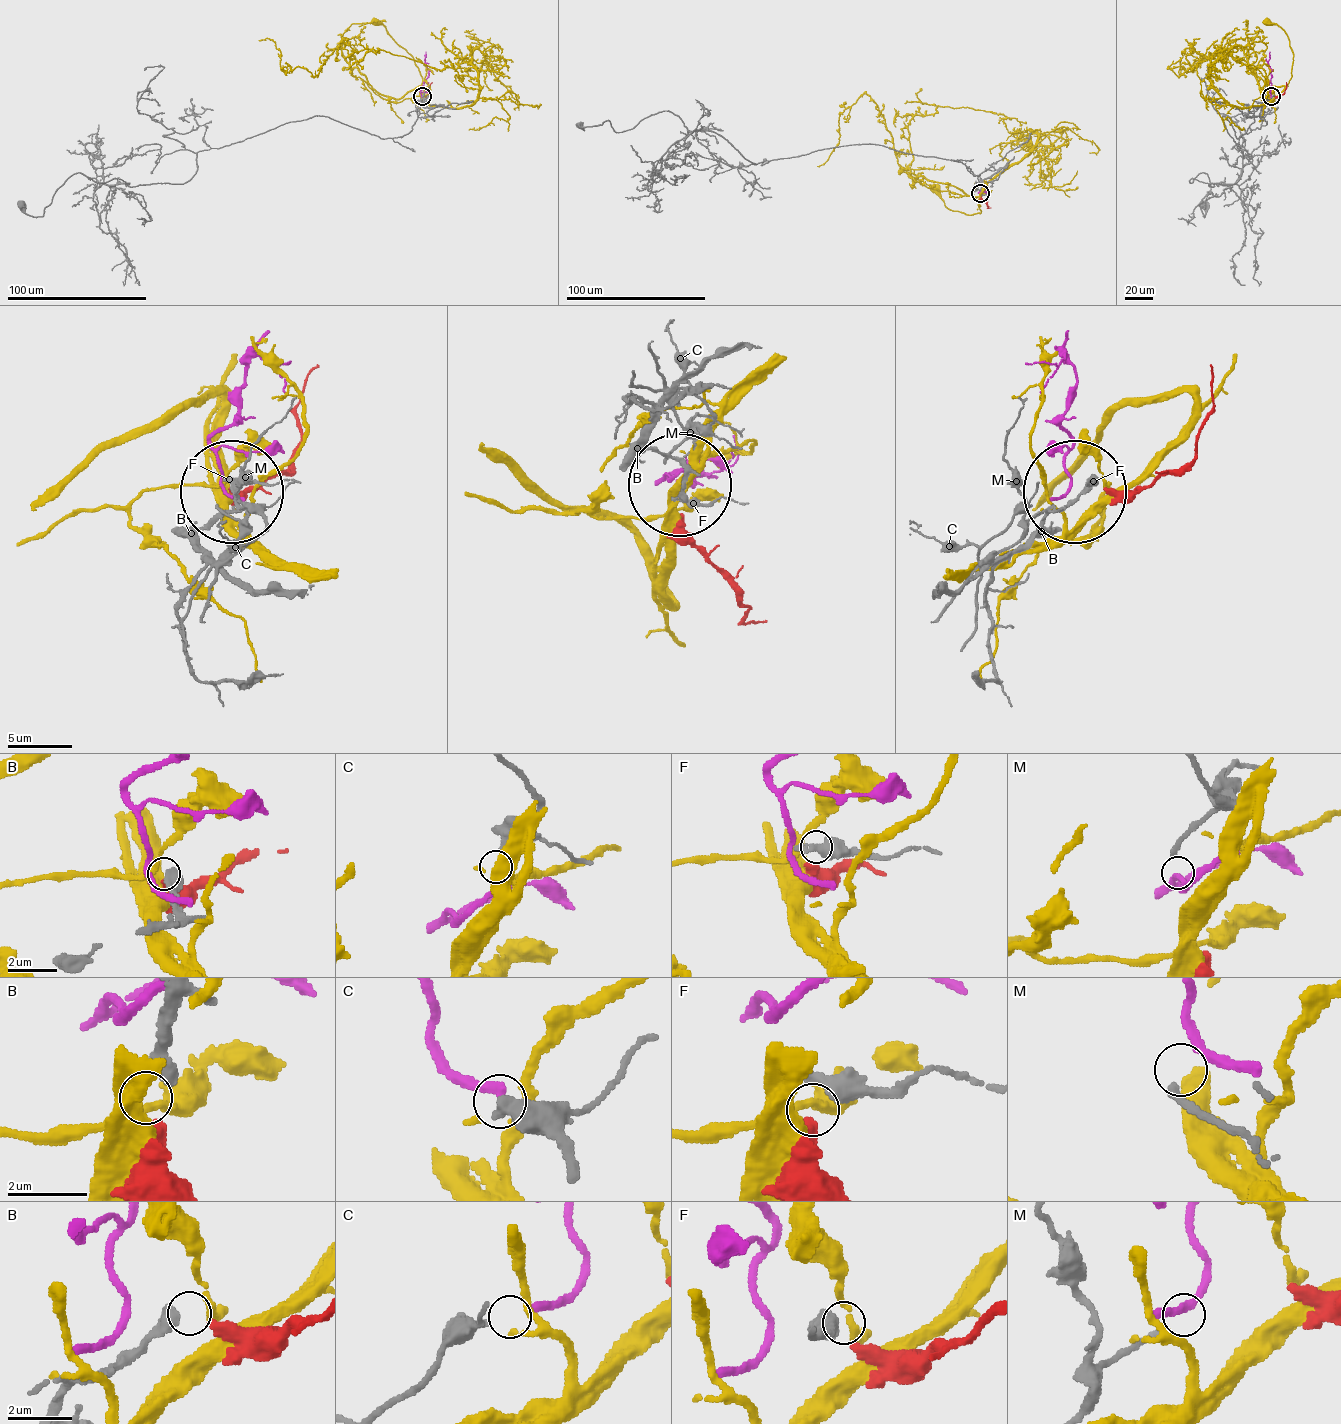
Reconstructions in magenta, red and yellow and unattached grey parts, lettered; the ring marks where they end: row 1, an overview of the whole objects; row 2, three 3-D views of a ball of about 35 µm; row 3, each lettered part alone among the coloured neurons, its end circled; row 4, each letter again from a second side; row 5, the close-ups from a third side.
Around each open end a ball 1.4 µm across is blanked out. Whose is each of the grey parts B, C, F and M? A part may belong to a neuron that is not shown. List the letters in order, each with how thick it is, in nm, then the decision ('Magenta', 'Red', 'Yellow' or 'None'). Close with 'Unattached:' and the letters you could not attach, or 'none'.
B: Thickness 460 nm. Red
C: Thickness 360 nm. Magenta
F: Thickness 440 nm. Yellow
M: Thickness 180 nm. None
Unattached: M

